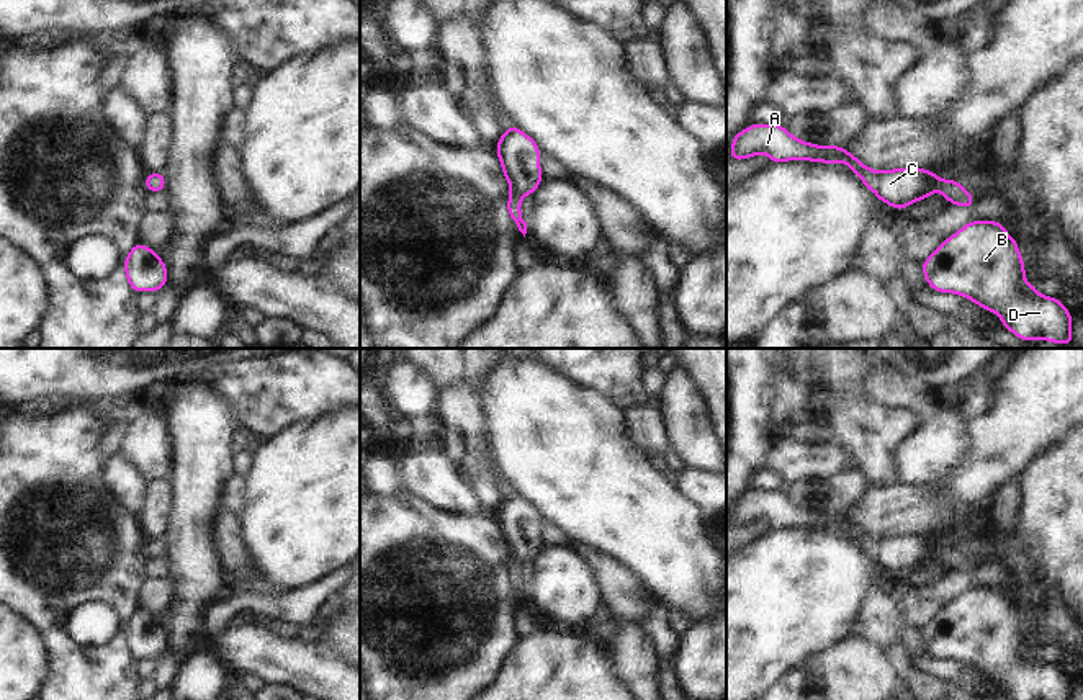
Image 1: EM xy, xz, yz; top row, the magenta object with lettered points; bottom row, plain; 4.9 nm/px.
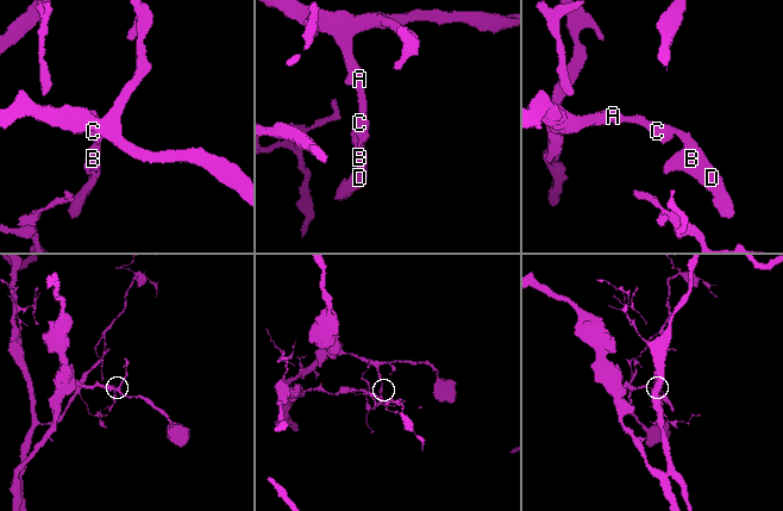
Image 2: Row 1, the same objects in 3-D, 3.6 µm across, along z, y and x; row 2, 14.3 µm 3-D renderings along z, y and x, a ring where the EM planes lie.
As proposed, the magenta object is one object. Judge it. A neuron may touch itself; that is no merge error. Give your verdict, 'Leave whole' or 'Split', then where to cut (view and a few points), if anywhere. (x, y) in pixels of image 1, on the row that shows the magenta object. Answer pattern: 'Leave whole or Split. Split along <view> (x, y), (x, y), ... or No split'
Leave whole. No split.

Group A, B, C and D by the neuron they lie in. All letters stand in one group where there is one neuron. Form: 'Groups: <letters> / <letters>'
Groups: A B C D.

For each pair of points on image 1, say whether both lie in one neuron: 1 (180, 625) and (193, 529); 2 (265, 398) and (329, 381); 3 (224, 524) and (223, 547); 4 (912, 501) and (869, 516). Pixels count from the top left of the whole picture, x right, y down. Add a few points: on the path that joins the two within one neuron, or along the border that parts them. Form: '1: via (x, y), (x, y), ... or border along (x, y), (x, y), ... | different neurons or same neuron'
1: via (190, 601), (192, 553) | same neuron
2: via (282, 391), (313, 383) | same neuron
3: via (224, 529), (224, 542) | same neuron
4: via (902, 511), (879, 514) | same neuron

